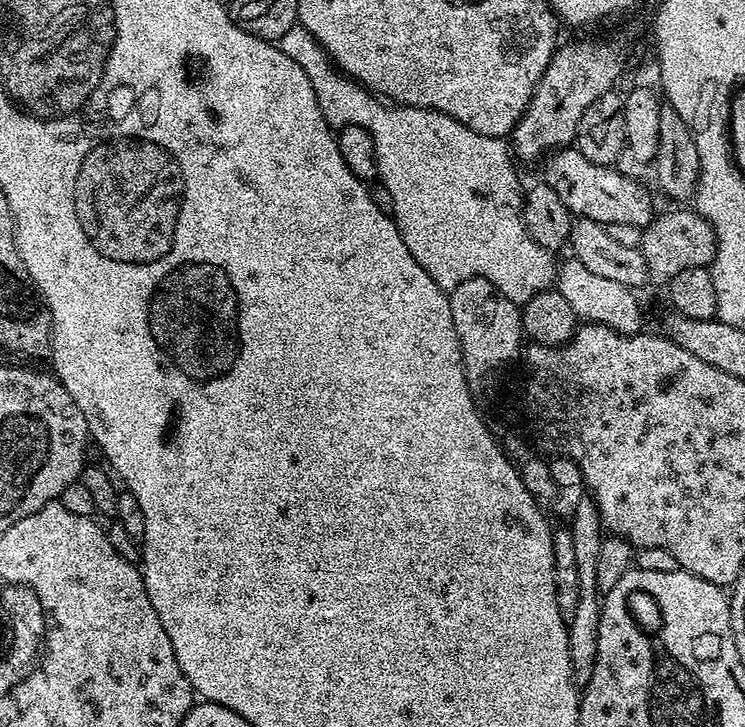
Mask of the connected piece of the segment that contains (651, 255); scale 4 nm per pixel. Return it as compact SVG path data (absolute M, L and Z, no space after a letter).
M695 210L689 212L664 212L648 223L640 237L640 253L648 267L648 279L654 285L667 285L682 270L708 268L716 256L716 235L711 226Z

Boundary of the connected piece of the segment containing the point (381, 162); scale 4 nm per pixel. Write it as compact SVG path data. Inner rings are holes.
M297 26L286 30L278 41L278 47L294 58L302 70L306 70L306 78L310 78L316 91L318 106L333 130L353 124L362 126L374 138L376 174L379 183L384 183L388 191L388 200L392 203L390 215L402 234L406 250L414 254L414 262L418 262L418 266L422 266L422 270L426 270L440 288L451 290L470 278L481 276L506 294L506 298L522 306L534 298L534 294L547 292L553 287L558 264L552 261L553 253L530 236L521 220L518 209L522 204L522 187L516 177L517 165L507 139L478 134L470 130L470 126L435 112L433 108L385 102L335 67L328 53L305 28Z

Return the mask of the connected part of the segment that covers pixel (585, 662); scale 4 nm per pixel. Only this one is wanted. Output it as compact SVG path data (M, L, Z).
M583 498L572 512L570 531L574 538L574 559L578 566L578 607L574 618L567 621L568 641L570 642L570 666L574 670L577 685L590 682L594 666L598 662L598 626L600 625L601 597L598 595L598 550L602 550L602 525L596 504L591 498Z

